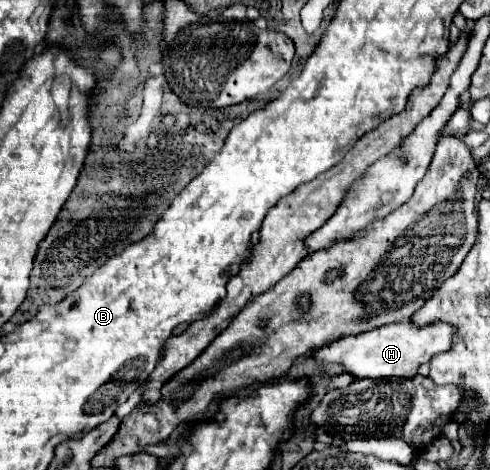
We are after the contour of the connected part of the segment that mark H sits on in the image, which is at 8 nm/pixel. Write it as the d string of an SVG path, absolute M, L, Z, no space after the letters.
M401 321L399 325L387 325L381 329L373 329L369 333L359 333L353 337L337 339L321 349L317 349L311 357L319 363L337 363L343 365L347 373L355 379L388 379L391 377L413 377L417 375L417 367L427 363L433 355L443 353L451 345L451 335L455 329L445 323L427 325L425 329L417 329L409 325L409 321Z

